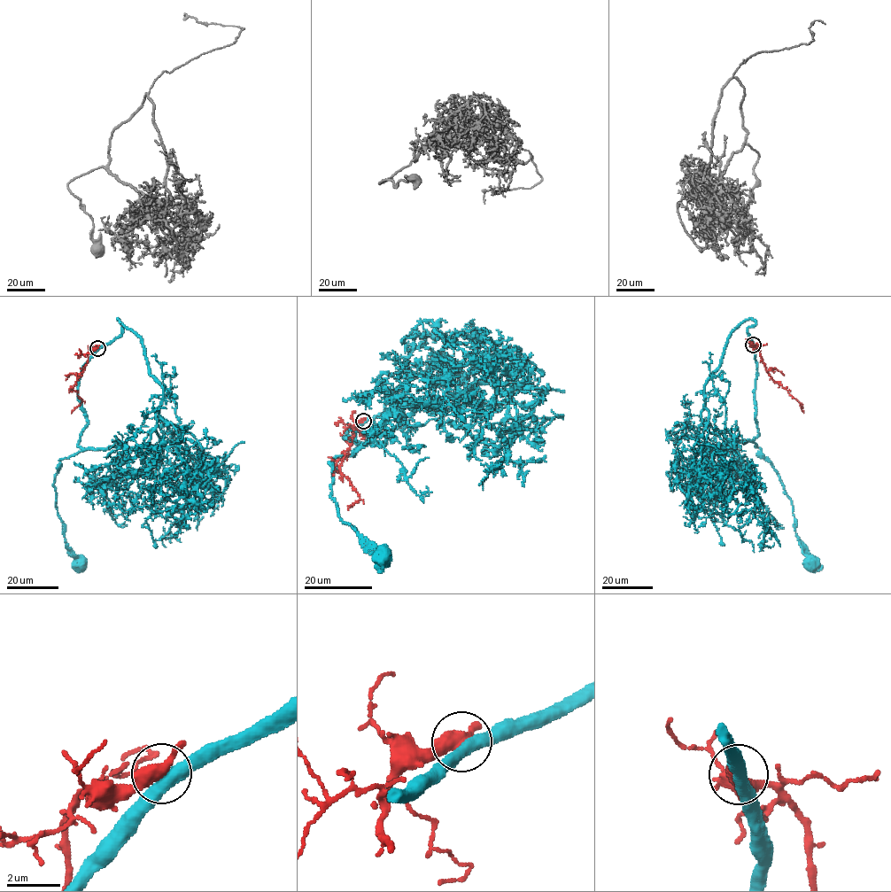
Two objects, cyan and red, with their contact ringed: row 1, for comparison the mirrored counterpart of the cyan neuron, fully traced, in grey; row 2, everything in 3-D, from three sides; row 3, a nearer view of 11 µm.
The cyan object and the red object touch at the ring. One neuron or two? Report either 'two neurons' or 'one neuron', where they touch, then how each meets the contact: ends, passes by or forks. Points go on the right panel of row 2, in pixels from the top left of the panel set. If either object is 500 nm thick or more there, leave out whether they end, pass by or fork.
two neurons; place (753, 345); cyan passes by; red passes by

